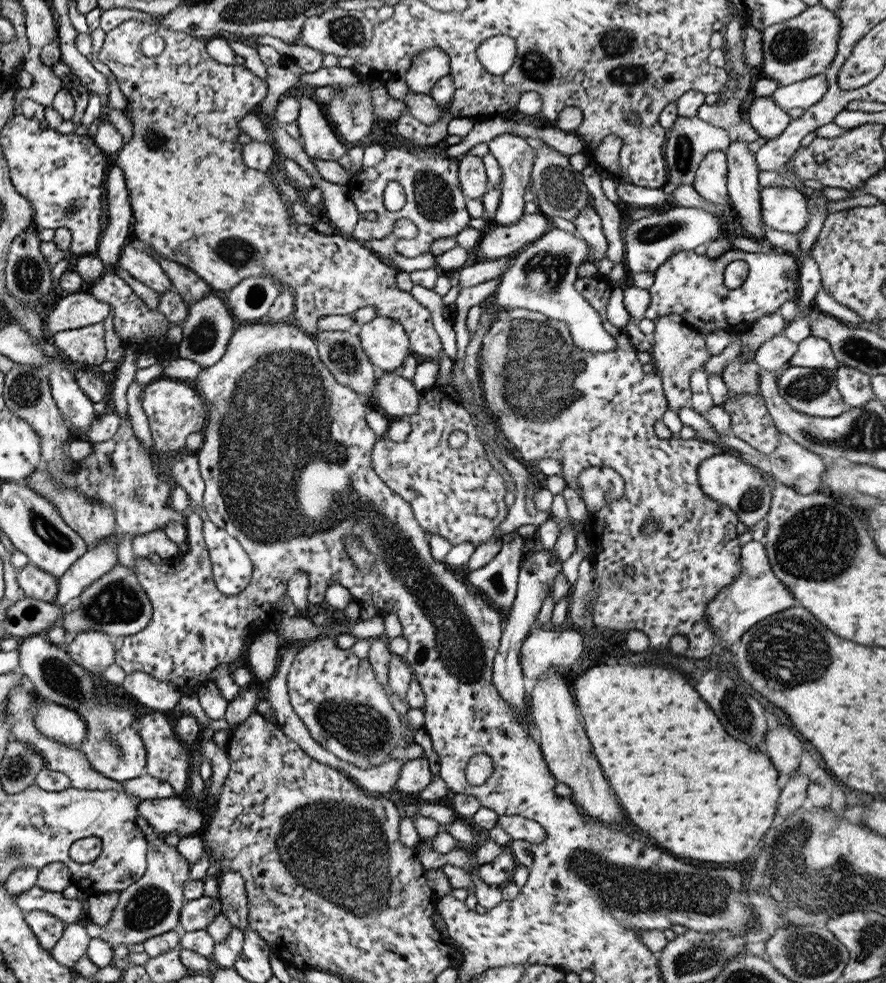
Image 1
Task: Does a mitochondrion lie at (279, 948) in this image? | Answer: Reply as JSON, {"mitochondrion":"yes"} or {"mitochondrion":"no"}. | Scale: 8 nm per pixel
{"mitochondrion":"no"}

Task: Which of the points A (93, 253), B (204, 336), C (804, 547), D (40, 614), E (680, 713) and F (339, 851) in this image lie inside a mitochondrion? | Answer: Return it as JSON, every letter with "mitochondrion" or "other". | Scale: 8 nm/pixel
{"A":"other","B":"mitochondrion","C":"mitochondrion","D":"other","E":"other","F":"mitochondrion"}

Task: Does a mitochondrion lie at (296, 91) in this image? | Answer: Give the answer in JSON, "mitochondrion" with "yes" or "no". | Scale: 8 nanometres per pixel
{"mitochondrion":"no"}

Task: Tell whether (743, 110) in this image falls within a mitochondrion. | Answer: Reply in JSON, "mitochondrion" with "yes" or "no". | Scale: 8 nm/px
{"mitochondrion":"no"}

